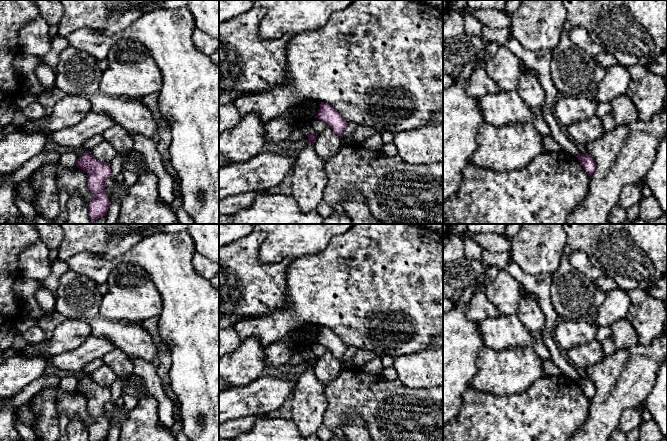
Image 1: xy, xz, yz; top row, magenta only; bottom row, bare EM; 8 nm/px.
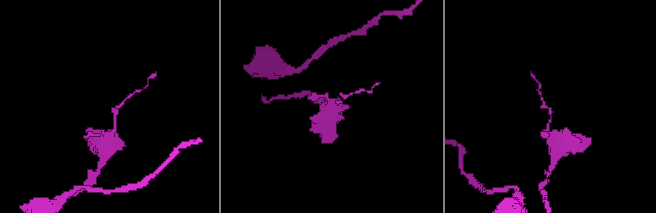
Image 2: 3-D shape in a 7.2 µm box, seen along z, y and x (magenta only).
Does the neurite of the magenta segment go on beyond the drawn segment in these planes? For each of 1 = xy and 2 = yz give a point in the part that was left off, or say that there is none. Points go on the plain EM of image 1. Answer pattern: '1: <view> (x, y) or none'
1: none
2: none

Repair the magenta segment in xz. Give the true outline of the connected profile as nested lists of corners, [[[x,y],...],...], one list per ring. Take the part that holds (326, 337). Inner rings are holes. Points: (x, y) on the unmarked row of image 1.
[[[324,326],[320,327],[320,333],[316,341],[330,349],[334,357],[339,360],[345,356],[345,353],[349,348],[337,335],[335,335],[329,328]]]

